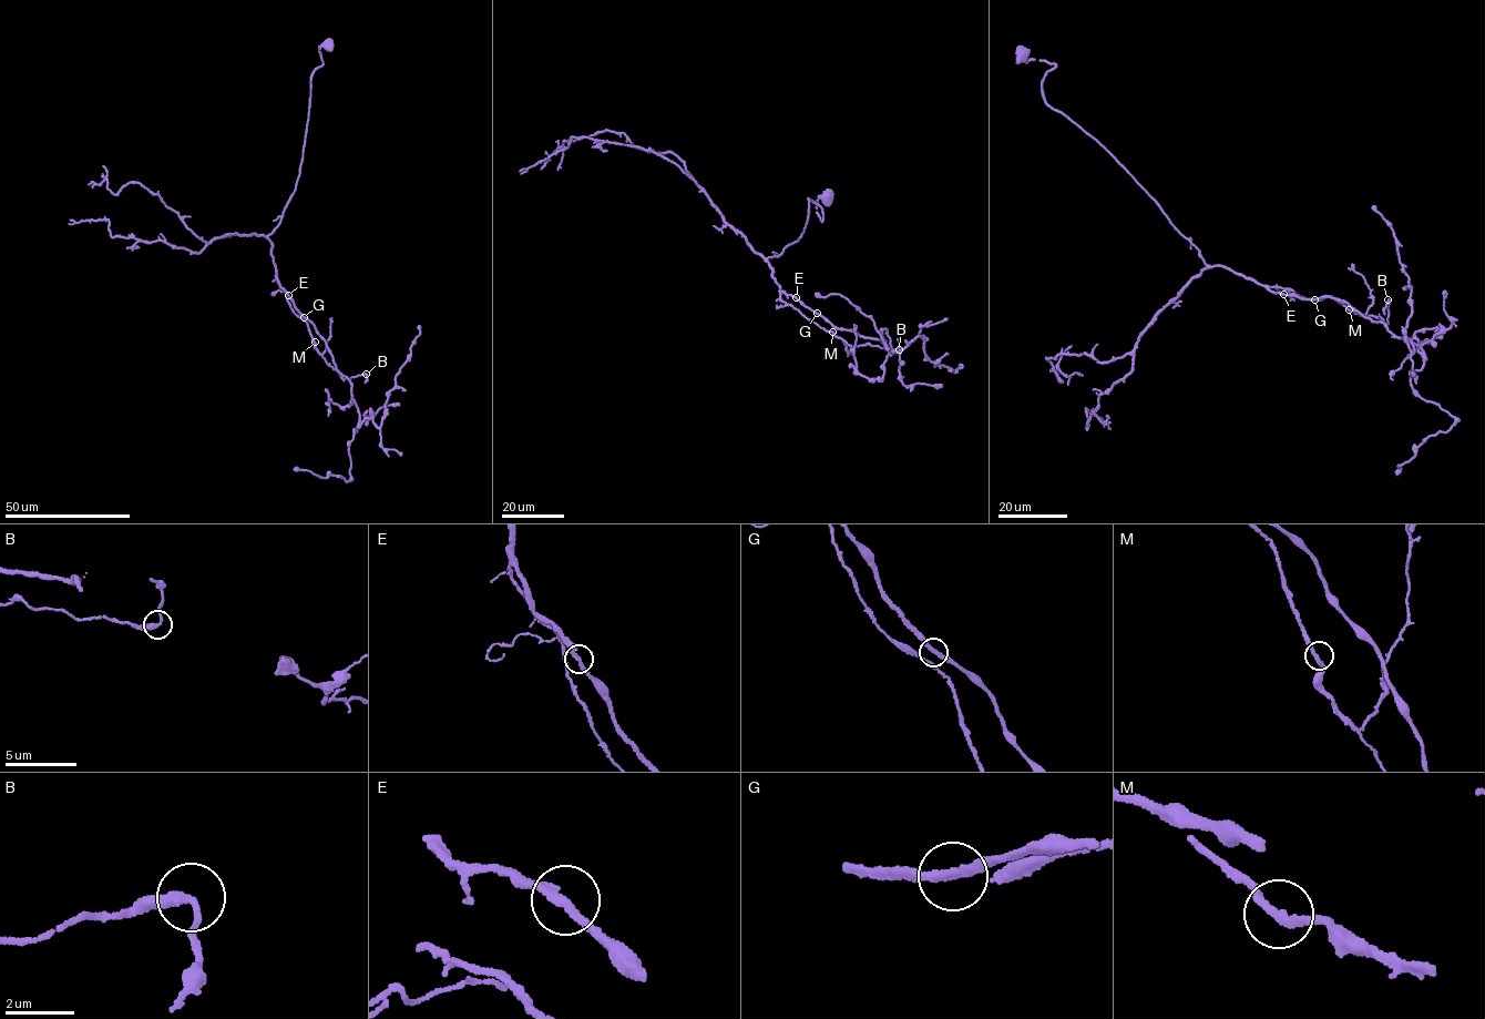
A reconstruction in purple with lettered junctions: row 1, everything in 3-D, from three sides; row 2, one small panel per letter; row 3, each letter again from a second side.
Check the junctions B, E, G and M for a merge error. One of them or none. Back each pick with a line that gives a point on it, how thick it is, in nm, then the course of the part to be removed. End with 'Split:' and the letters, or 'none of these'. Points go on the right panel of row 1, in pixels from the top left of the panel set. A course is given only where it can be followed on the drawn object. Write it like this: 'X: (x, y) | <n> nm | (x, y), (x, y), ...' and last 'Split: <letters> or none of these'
Split: none of these

